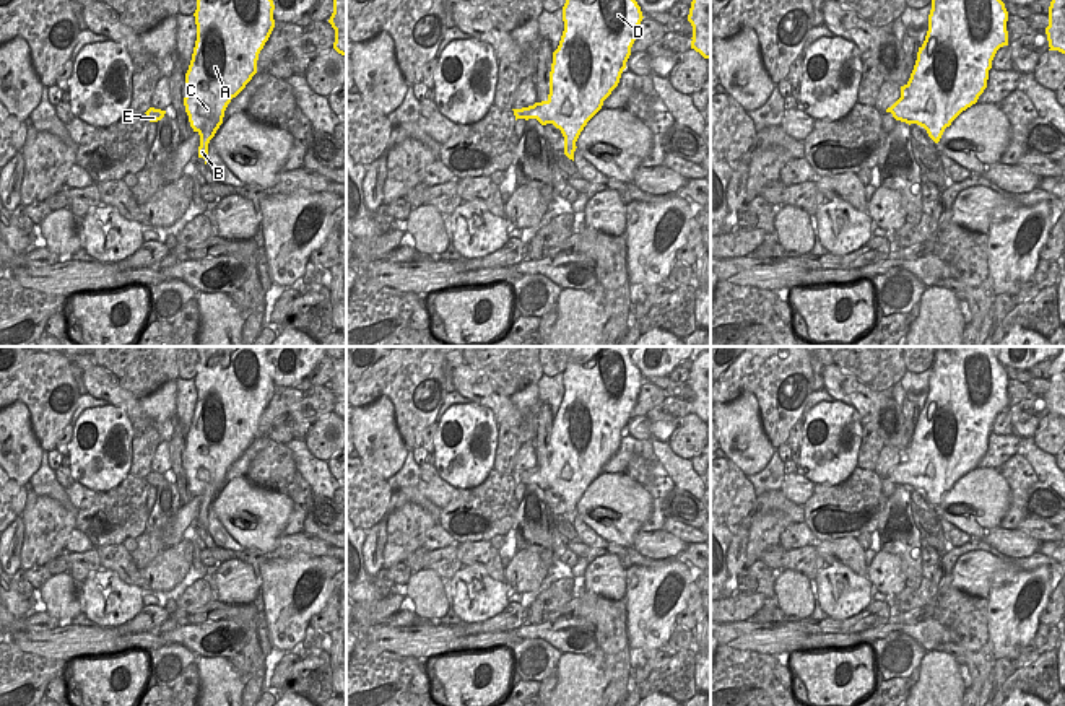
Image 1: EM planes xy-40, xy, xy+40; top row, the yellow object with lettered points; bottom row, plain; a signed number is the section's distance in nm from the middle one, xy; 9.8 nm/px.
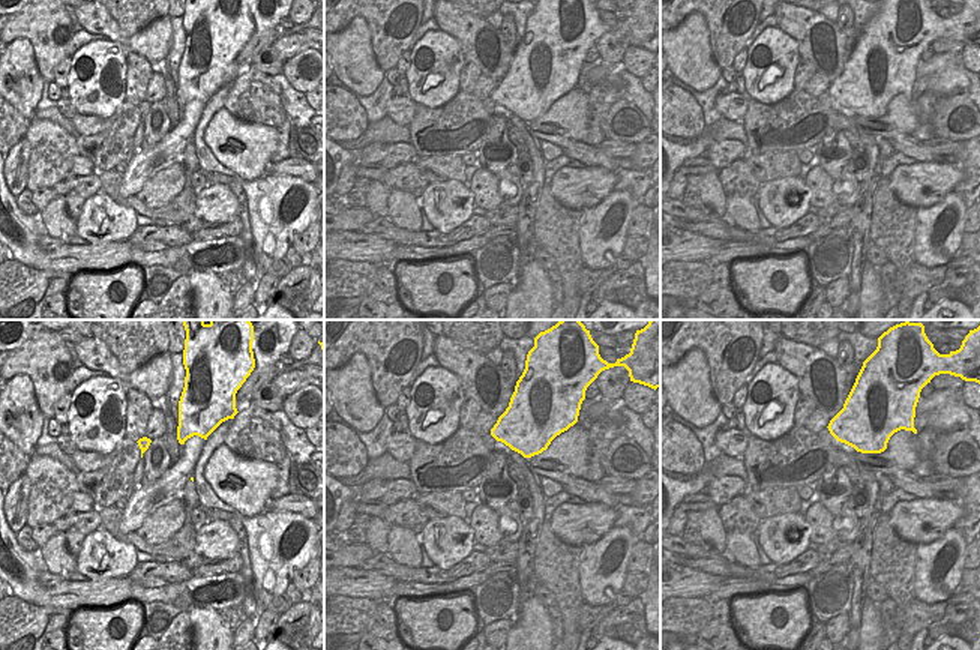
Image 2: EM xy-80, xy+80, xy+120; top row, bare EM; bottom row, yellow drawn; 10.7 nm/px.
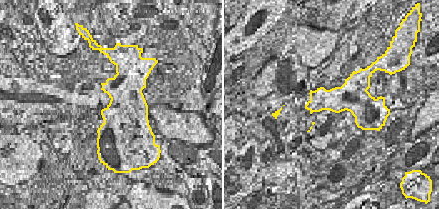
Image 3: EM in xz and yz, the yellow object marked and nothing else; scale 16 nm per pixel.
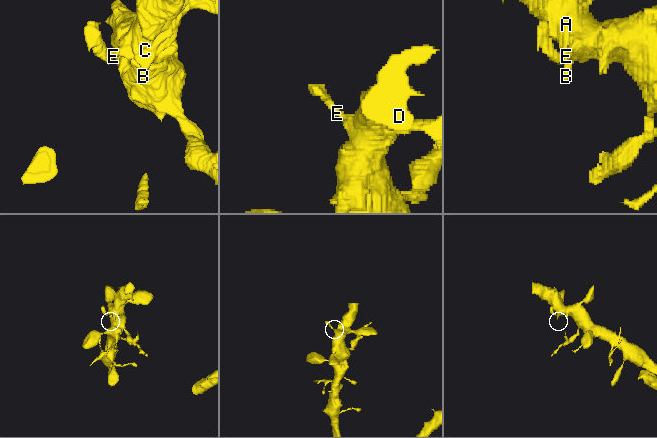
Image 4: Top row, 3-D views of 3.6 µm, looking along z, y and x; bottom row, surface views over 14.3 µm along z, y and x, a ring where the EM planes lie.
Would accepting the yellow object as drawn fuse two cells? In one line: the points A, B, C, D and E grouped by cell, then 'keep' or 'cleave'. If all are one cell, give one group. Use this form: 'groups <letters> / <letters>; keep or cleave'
groups A B C D E; keep

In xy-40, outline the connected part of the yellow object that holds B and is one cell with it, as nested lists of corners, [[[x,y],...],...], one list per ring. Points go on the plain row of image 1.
[[[195,346],[197,405],[185,438],[184,470],[200,499],[198,522],[208,527],[208,508],[224,475],[257,438],[259,418],[273,392],[273,364],[265,346]]]

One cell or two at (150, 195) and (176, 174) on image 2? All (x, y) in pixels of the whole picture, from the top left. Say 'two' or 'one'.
one

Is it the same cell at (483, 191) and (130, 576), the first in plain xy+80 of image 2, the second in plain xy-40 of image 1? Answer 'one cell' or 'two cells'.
two cells

